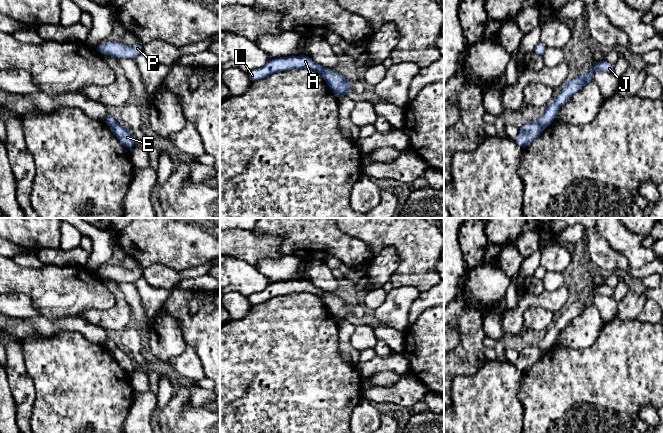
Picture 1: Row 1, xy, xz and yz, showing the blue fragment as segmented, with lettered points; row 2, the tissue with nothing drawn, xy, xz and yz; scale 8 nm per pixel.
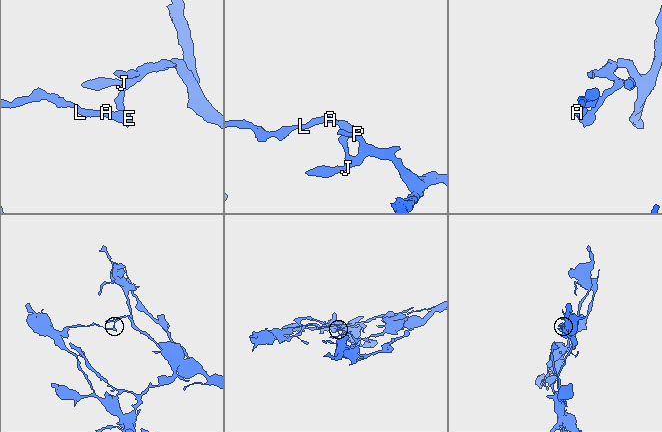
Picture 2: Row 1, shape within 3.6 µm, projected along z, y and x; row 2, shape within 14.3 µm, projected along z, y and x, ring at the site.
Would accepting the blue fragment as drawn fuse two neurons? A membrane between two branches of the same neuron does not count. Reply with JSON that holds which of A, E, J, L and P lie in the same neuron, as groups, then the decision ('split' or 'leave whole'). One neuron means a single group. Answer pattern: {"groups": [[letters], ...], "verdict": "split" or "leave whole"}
{"groups": [["A", "E", "L"], ["J", "P"]], "verdict": "split"}

